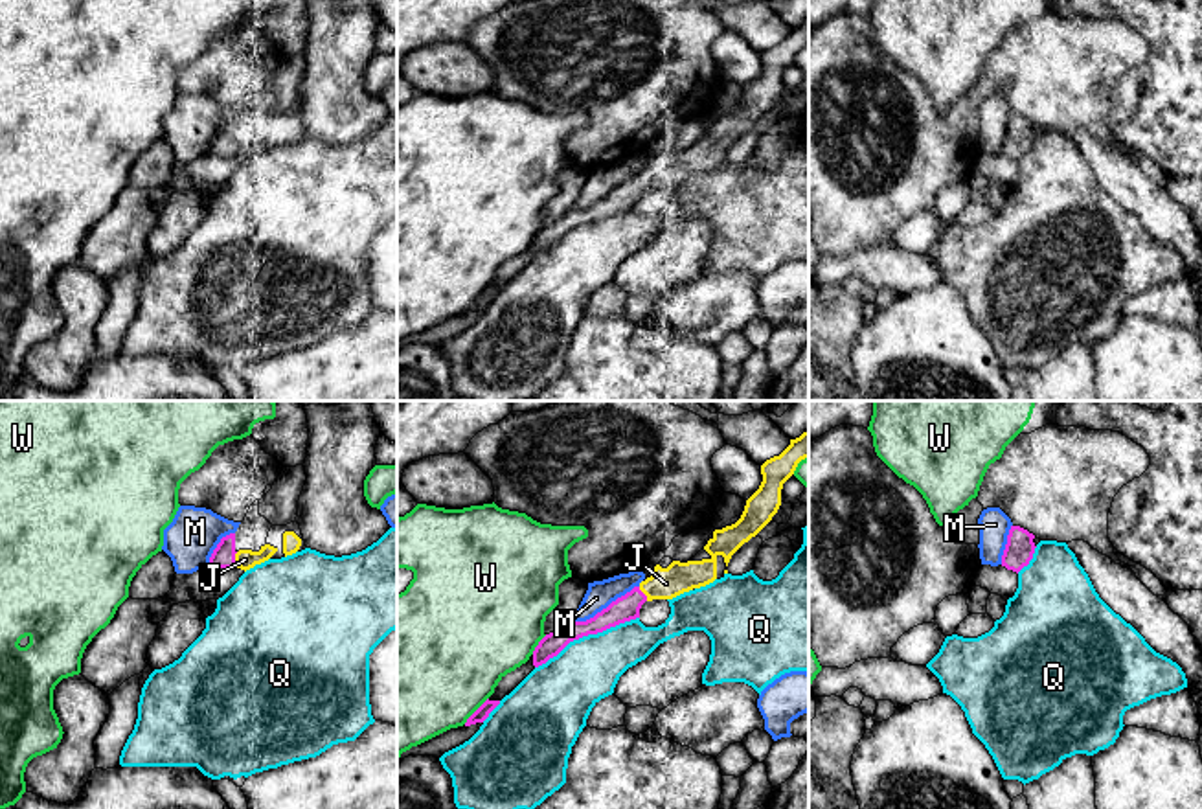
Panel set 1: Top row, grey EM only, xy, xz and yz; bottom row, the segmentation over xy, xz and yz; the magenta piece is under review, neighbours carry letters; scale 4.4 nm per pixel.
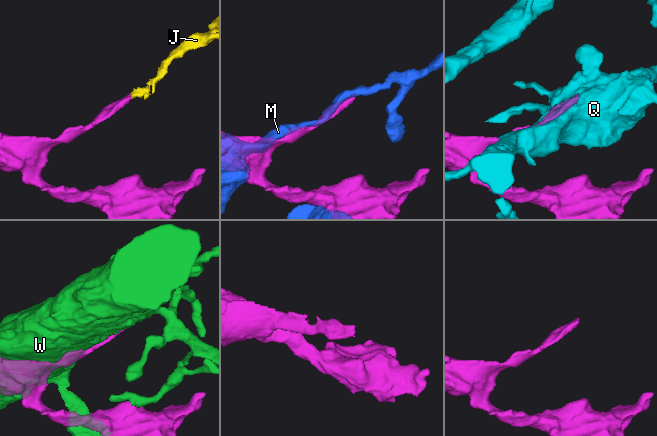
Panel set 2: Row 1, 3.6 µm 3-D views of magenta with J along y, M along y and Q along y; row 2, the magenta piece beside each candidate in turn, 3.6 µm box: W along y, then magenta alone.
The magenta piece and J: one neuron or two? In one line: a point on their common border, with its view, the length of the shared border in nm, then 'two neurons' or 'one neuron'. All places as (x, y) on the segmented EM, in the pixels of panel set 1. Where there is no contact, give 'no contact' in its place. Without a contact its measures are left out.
meets magenta in xy at (234, 559); contact 70 nm long; one neuron

